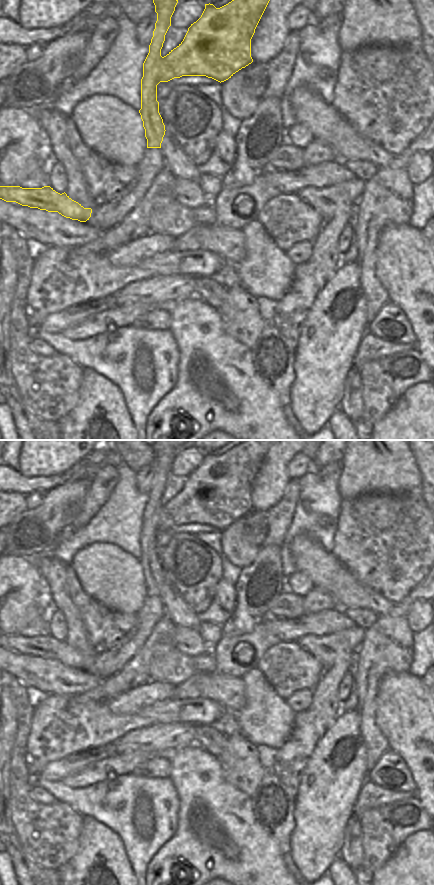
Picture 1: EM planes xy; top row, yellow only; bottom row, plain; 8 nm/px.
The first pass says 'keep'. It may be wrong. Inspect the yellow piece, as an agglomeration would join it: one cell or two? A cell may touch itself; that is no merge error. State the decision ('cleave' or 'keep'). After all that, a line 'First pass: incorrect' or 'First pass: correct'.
keep
First pass: correct

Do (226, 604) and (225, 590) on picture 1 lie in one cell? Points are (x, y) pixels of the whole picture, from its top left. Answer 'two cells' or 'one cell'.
one cell

